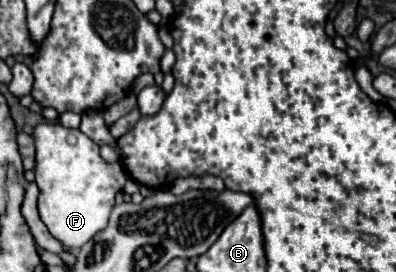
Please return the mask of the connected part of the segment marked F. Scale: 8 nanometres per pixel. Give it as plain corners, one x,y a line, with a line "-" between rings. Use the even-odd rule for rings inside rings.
42,122
34,128
36,184
40,188
38,210
50,234
66,248
82,248
96,232
108,224
116,192
130,178
124,164
108,164
100,156
100,146
80,130
64,128
60,122

